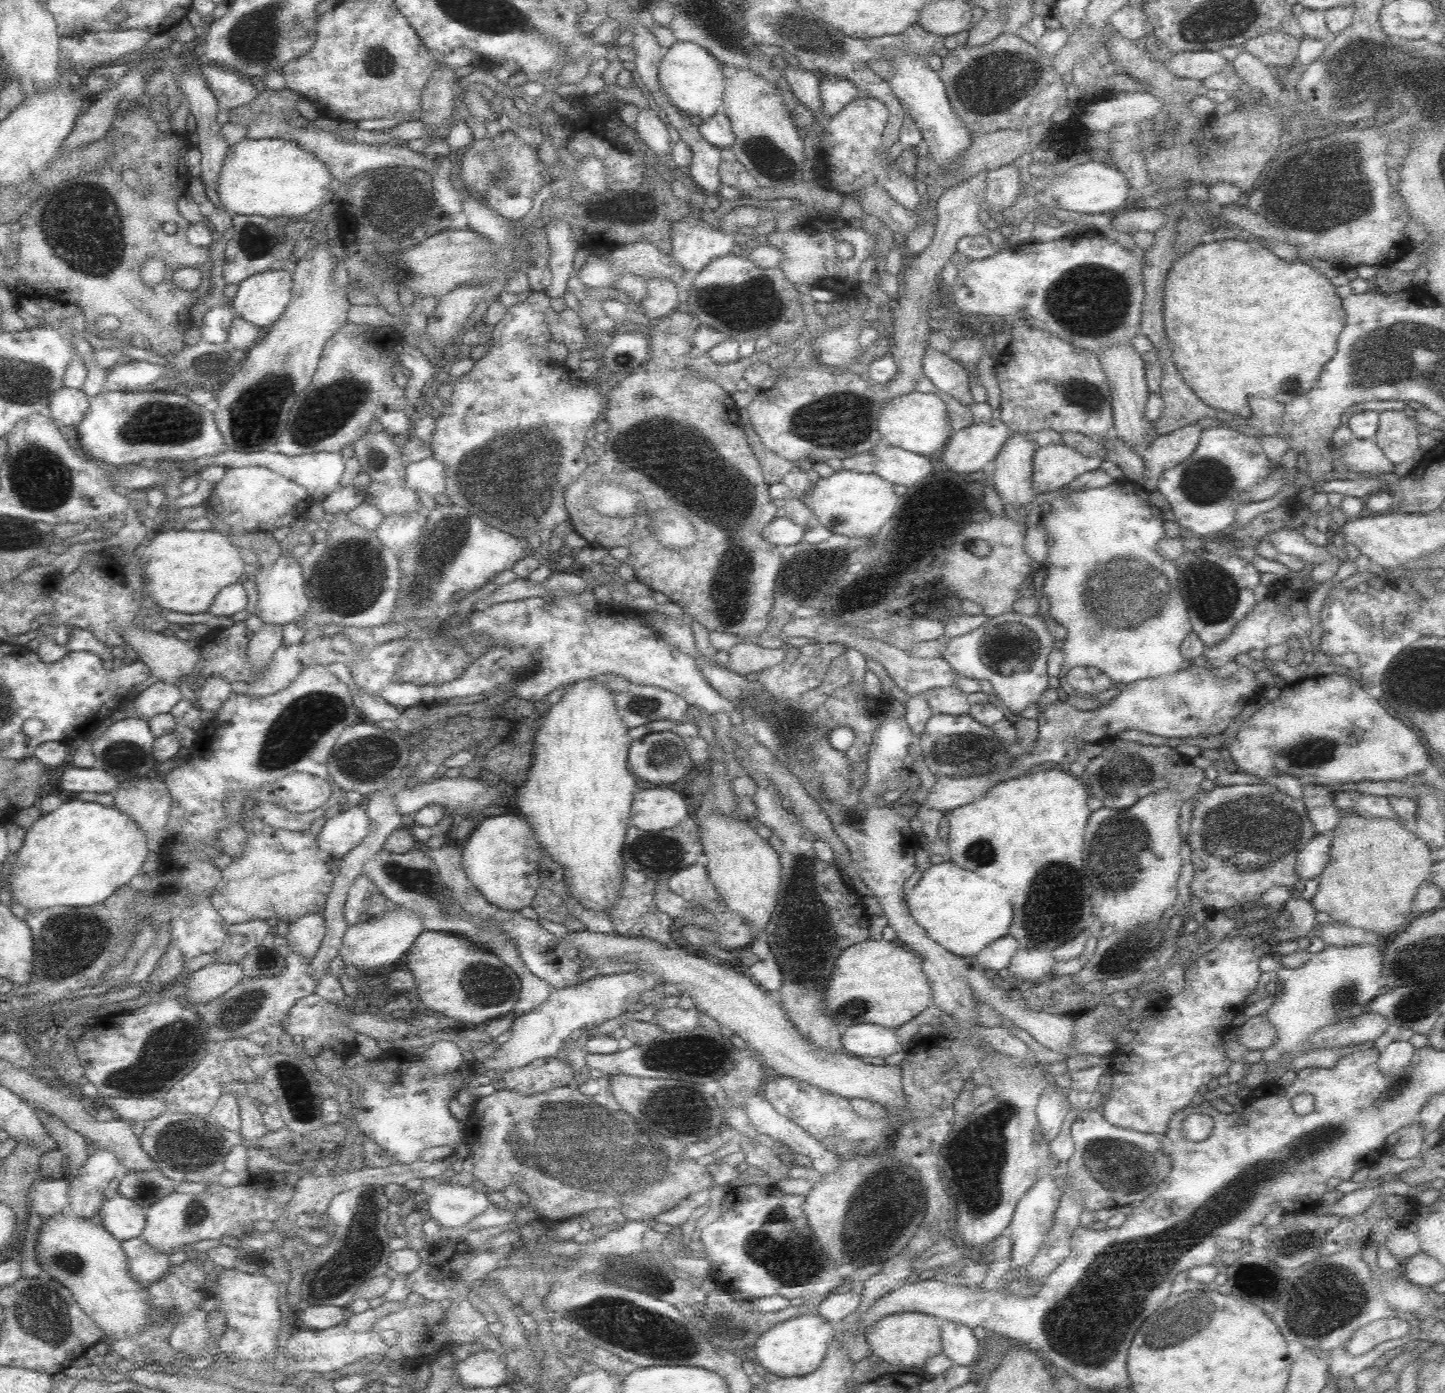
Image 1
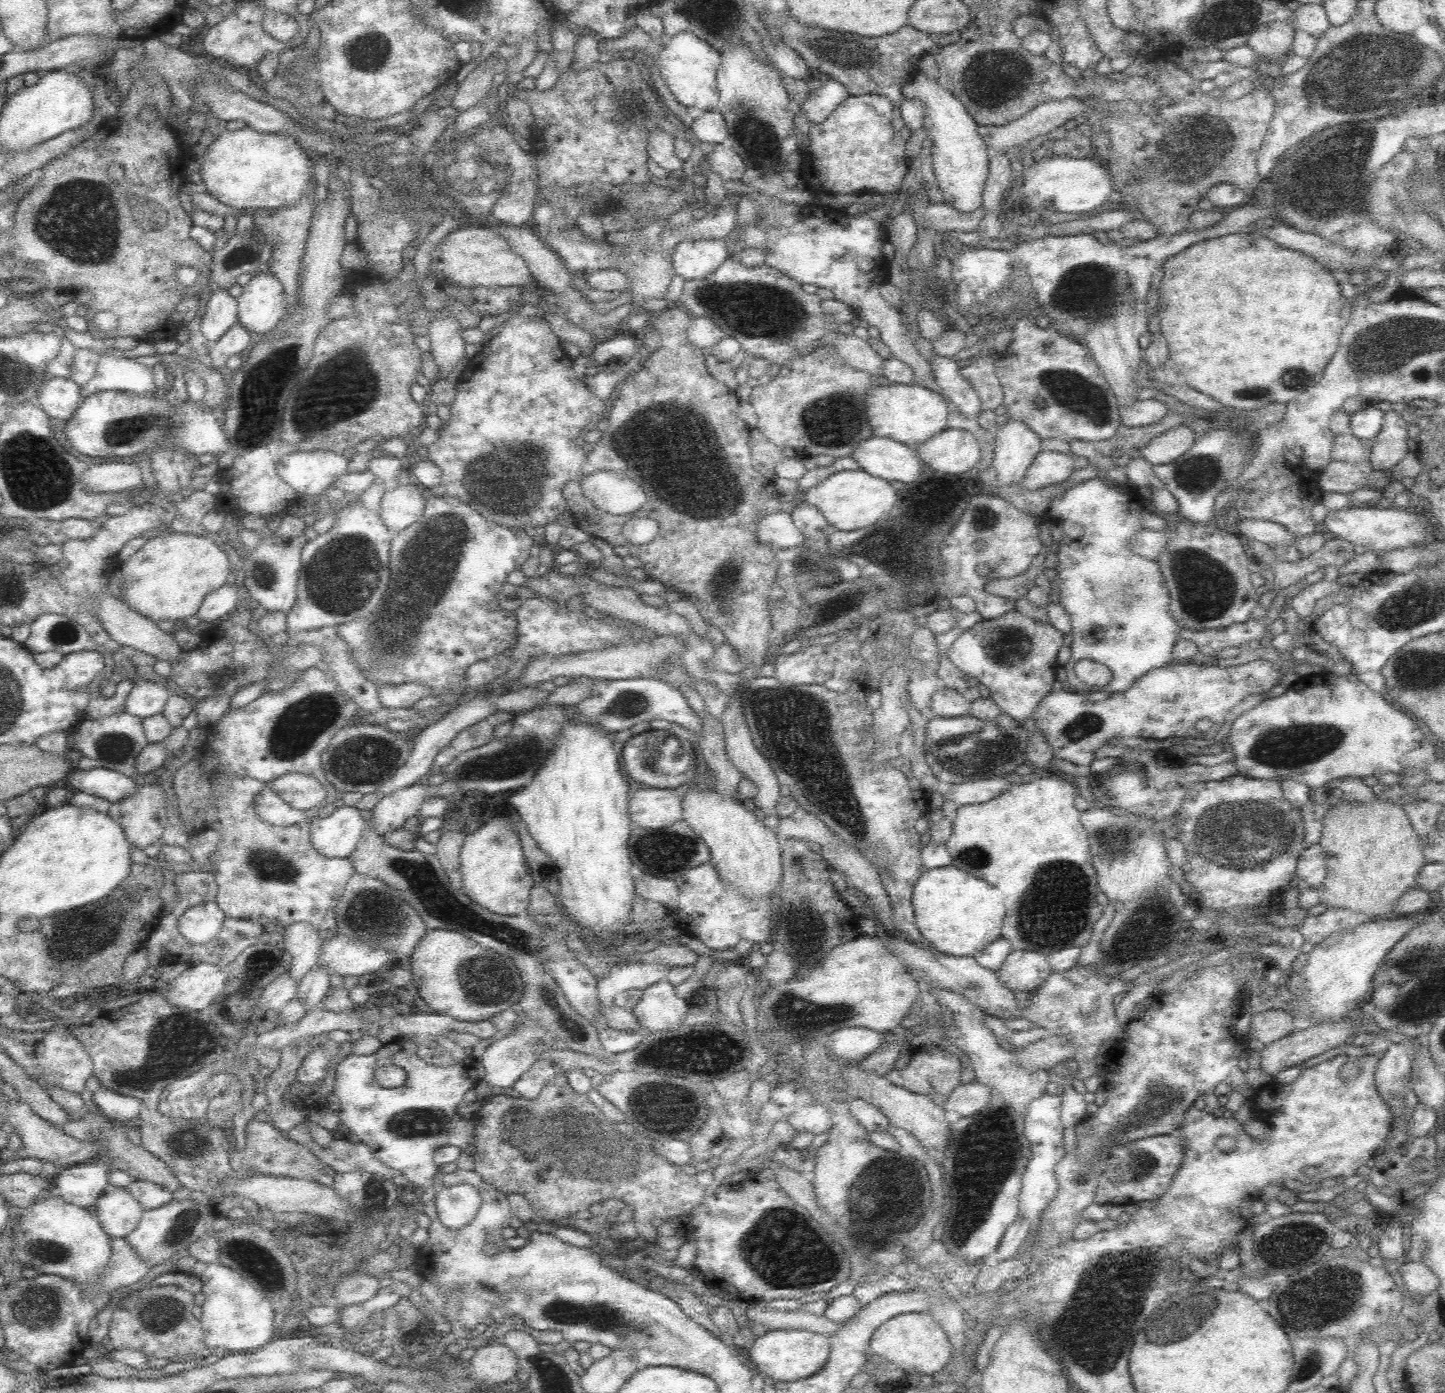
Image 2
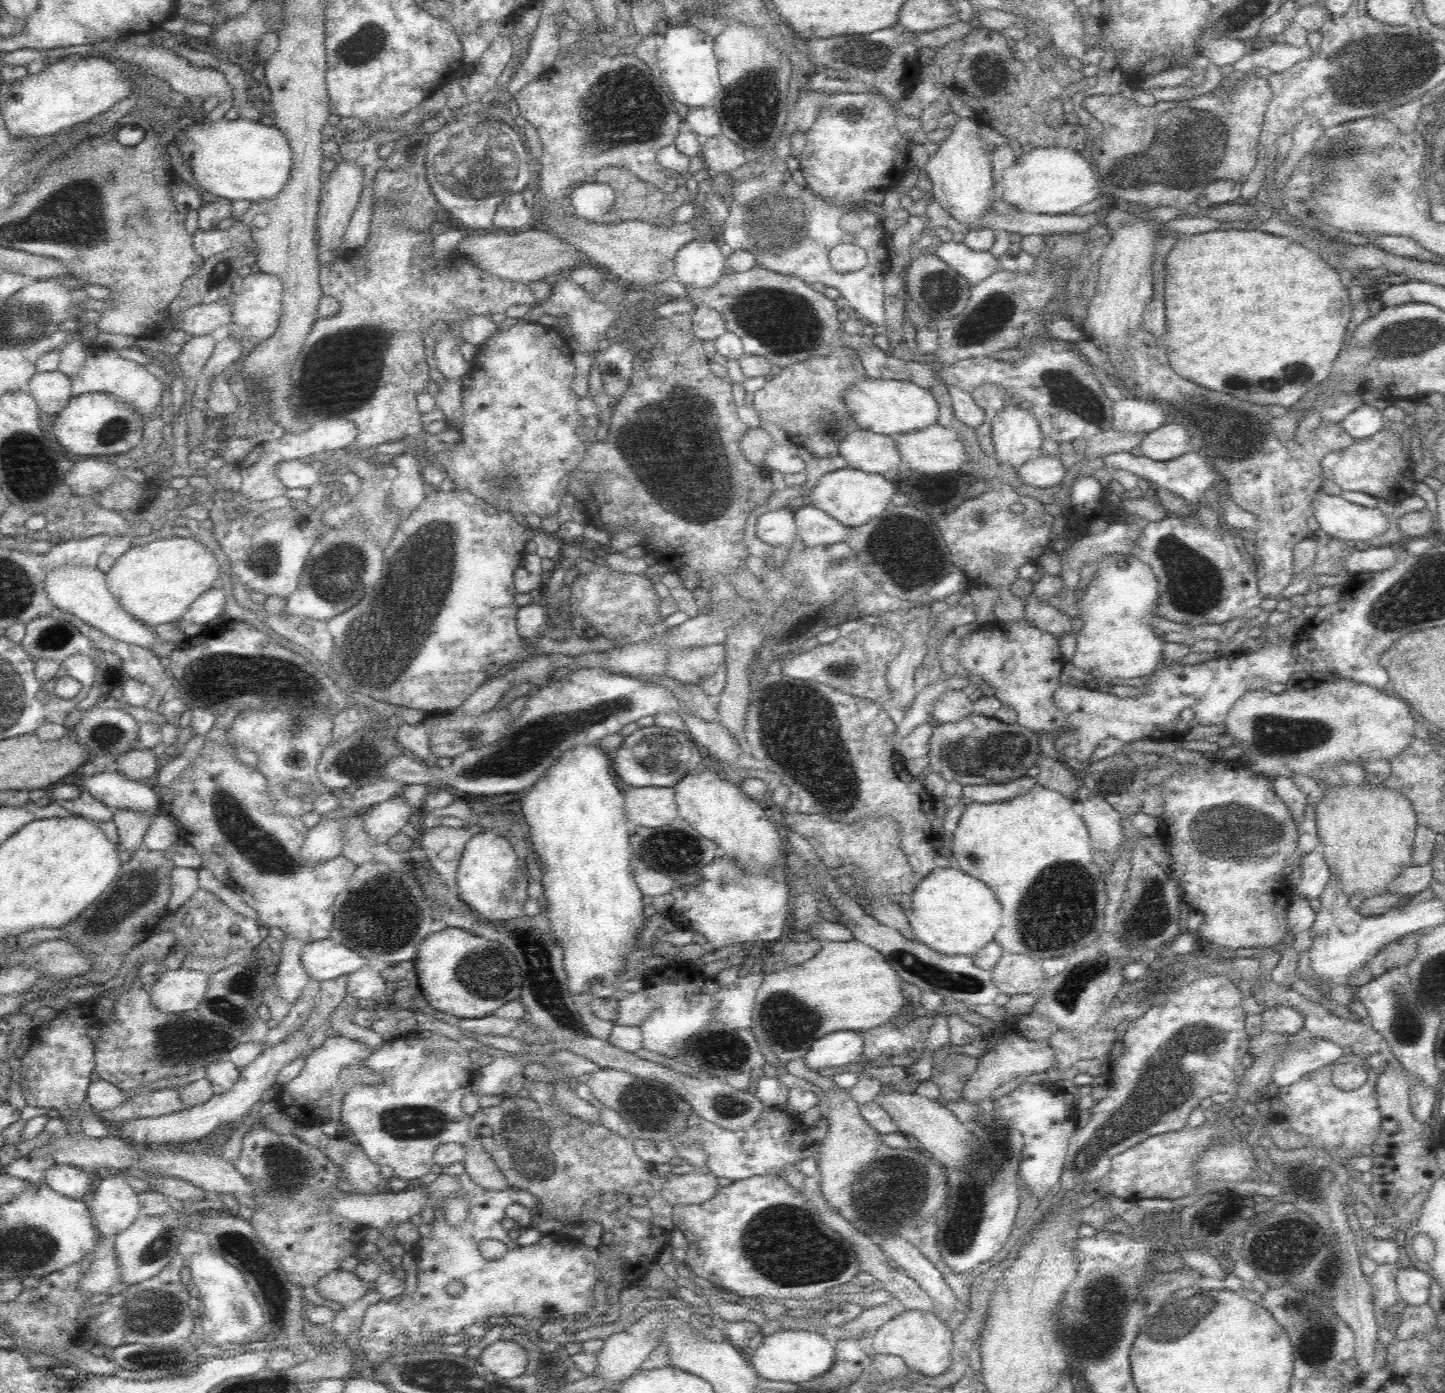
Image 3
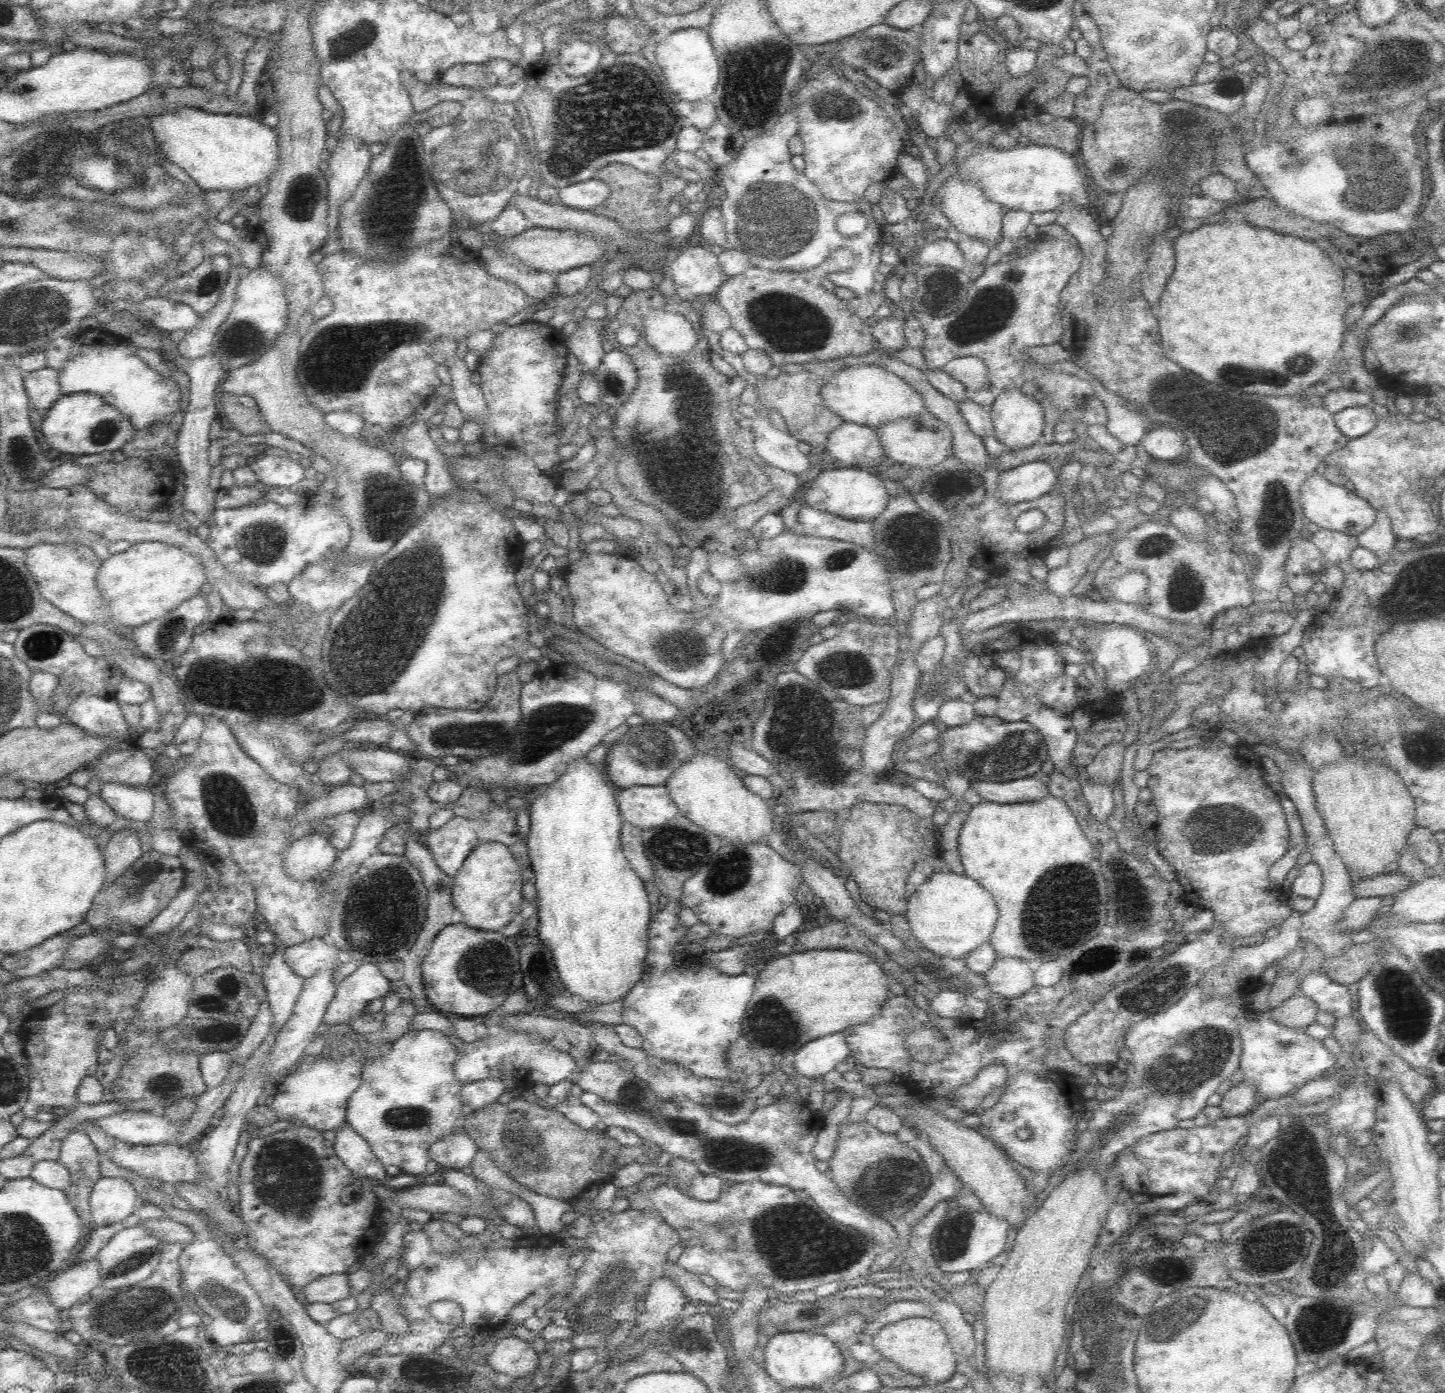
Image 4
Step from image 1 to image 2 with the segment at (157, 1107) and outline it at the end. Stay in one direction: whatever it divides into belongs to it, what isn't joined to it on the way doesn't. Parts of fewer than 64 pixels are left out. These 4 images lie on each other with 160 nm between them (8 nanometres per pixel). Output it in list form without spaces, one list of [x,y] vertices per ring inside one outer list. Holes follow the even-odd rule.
[[[101,1086],[93,1092],[93,1101],[100,1108],[100,1114],[108,1120],[132,1120],[140,1114],[142,1100],[124,1096],[111,1088]]]

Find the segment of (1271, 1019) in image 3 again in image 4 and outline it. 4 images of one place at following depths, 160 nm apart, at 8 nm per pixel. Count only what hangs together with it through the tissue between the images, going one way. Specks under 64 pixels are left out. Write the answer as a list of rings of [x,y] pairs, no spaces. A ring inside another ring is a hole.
[[[1296,993],[1278,1008],[1270,1010],[1269,1015],[1278,1024],[1293,1029],[1310,1026],[1315,1022],[1318,1012],[1318,1005],[1310,997]]]

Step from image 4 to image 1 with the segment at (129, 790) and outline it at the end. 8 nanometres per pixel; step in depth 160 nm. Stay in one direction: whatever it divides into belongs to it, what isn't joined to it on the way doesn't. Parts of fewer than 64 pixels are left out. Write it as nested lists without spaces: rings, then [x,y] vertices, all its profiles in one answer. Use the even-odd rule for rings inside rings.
[[[70,764],[60,782],[70,792],[112,792],[120,784],[117,776],[100,768],[80,768]]]

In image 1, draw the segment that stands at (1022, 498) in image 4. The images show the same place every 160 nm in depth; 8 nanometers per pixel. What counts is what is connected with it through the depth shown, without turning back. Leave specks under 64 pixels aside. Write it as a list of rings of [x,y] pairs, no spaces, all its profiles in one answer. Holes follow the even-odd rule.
[[[1064,444],[1038,447],[1033,460],[1032,491],[1035,496],[1067,486],[1083,473],[1101,468],[1103,459],[1083,456]]]

